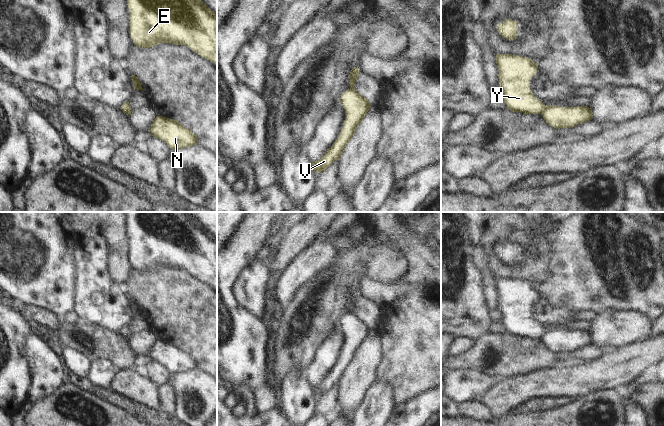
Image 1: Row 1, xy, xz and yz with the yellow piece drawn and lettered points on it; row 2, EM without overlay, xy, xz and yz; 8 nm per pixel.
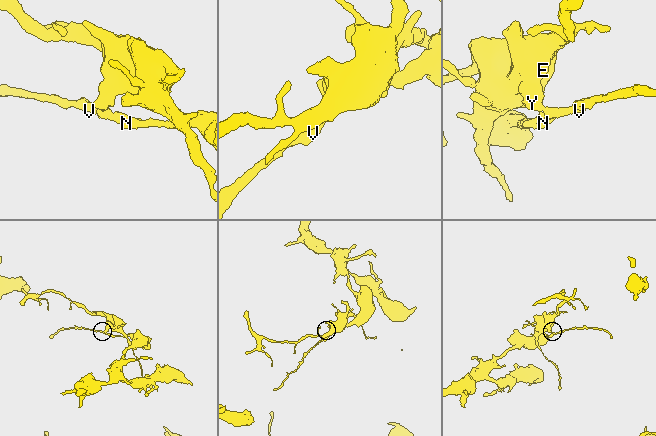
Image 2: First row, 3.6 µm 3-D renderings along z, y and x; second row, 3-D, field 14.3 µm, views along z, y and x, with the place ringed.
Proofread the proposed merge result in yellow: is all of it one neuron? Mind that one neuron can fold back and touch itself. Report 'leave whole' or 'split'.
split

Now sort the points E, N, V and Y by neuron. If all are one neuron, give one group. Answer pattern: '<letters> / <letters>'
E Y / N V

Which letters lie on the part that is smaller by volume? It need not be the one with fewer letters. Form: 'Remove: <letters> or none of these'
Remove: E, Y

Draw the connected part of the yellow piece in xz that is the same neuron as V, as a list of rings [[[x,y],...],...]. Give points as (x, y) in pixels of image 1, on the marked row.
[[[355,88],[343,92],[339,102],[345,110],[343,128],[334,144],[327,149],[321,159],[312,161],[314,171],[317,173],[325,171],[335,160],[340,160],[346,145],[371,107],[368,100],[359,94]]]

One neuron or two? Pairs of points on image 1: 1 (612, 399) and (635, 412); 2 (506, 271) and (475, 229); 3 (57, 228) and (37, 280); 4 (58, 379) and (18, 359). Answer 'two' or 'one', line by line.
1: two
2: two
3: one
4: two

